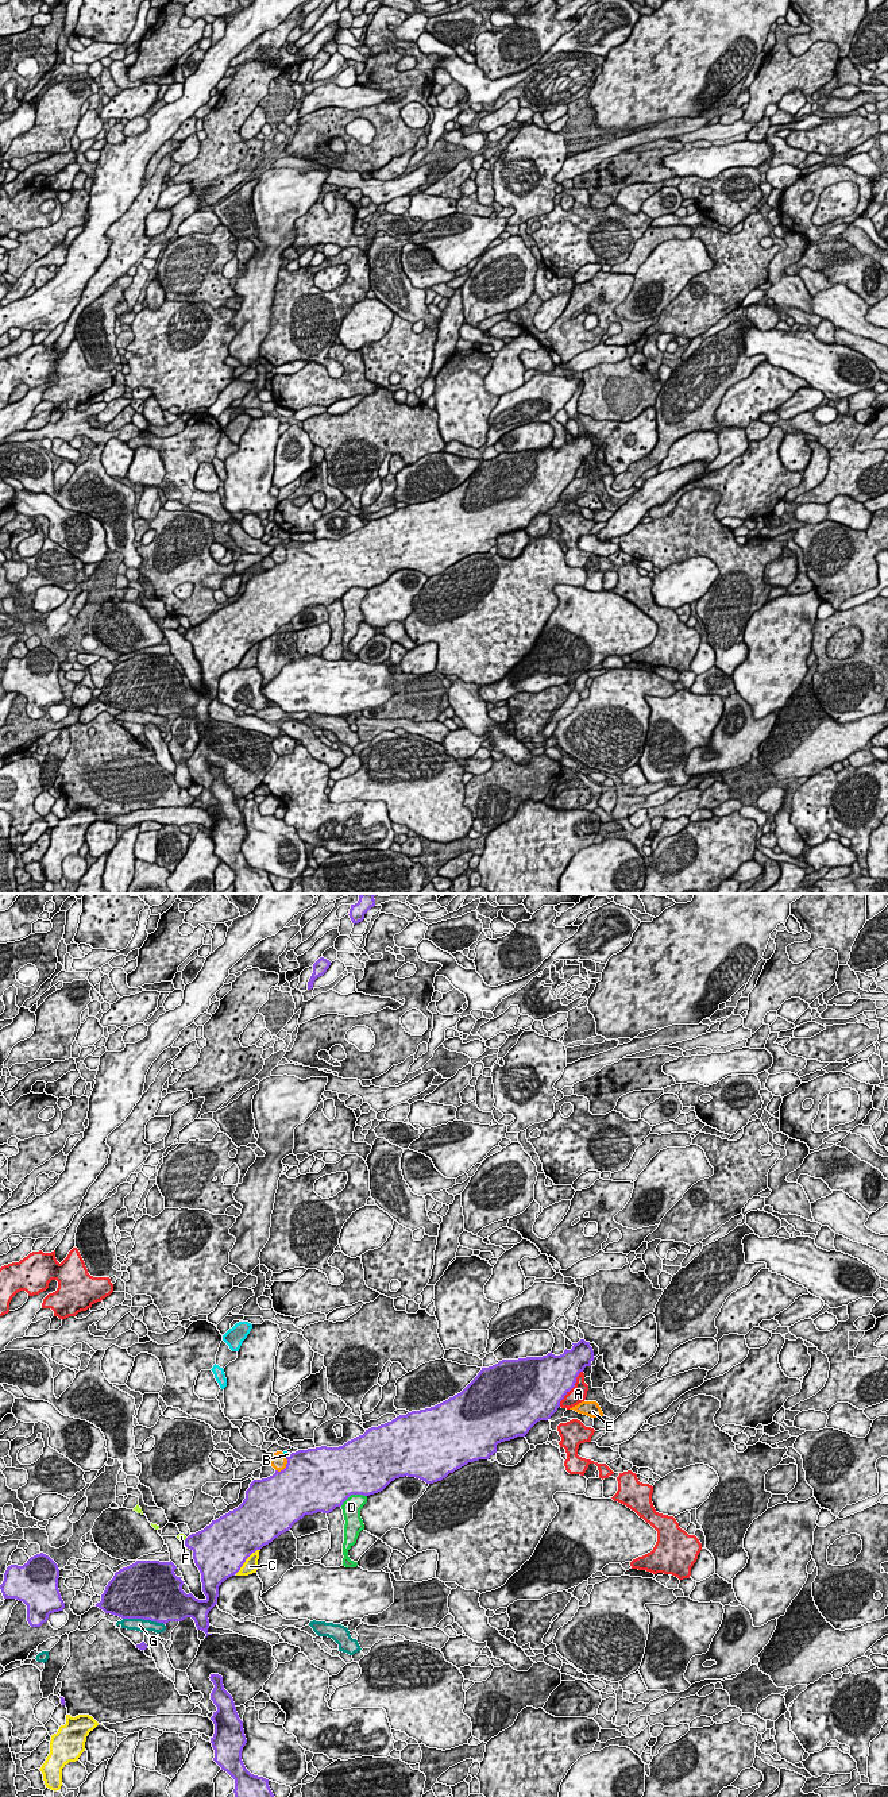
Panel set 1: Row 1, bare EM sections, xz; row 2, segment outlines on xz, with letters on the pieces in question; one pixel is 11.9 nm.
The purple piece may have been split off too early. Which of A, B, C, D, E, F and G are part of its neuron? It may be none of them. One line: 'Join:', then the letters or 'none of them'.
Join: B

